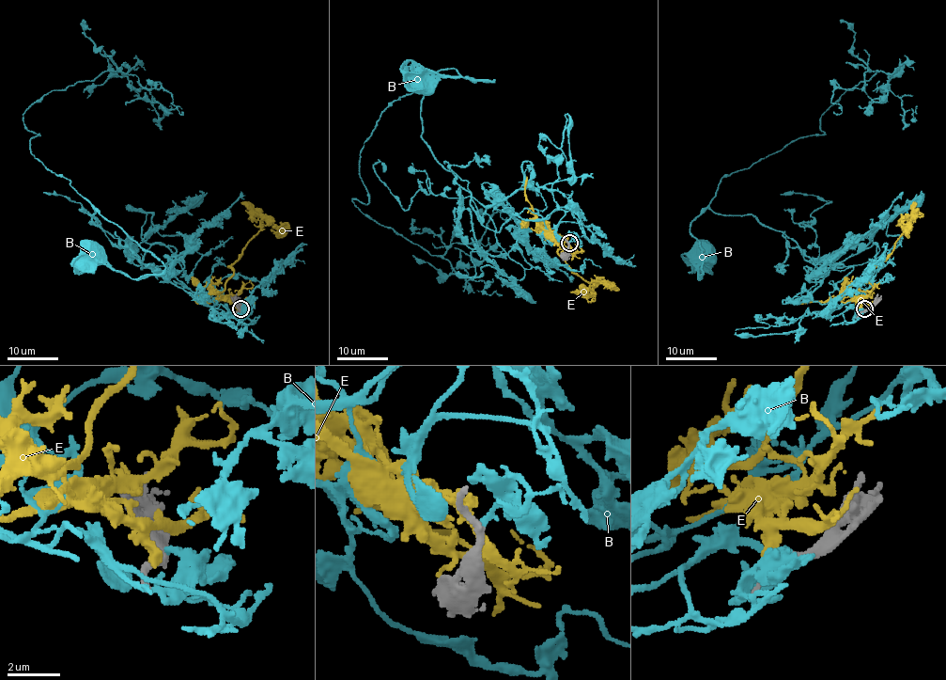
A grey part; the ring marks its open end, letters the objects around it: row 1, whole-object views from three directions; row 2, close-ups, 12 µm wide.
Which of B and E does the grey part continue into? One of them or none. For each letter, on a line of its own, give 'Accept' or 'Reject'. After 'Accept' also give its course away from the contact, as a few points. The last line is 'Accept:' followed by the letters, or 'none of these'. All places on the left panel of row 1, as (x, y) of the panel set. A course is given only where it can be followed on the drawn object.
B: Accept. Its course: (240, 309), (254, 322), (126, 252), (94, 208), (164, 269), (130, 277), (92, 250)
E: Reject
Accept: B

